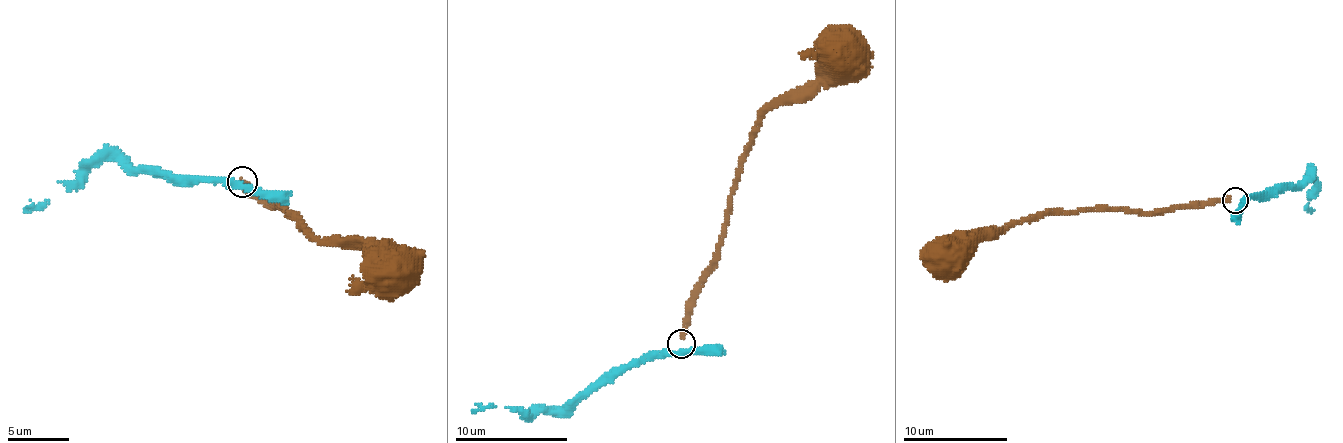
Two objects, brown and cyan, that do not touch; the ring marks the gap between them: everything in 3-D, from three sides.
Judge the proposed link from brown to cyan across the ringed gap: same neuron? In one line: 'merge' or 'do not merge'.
do not merge

